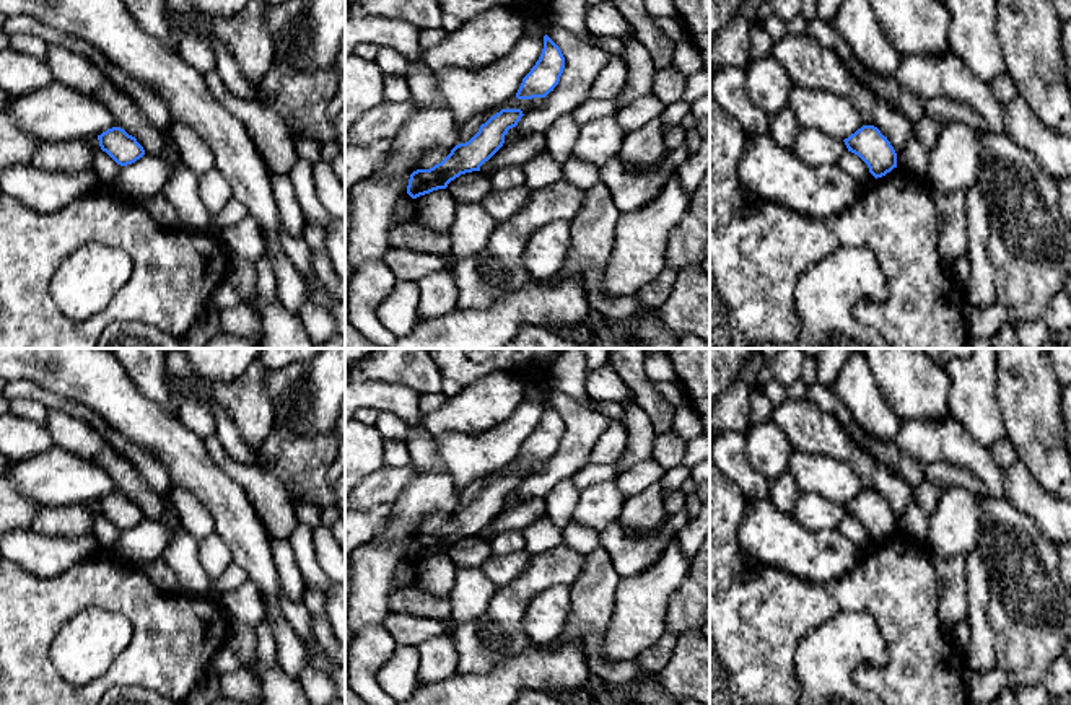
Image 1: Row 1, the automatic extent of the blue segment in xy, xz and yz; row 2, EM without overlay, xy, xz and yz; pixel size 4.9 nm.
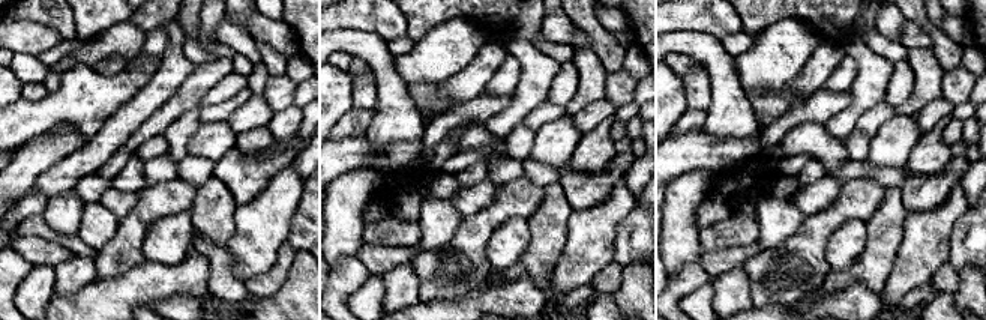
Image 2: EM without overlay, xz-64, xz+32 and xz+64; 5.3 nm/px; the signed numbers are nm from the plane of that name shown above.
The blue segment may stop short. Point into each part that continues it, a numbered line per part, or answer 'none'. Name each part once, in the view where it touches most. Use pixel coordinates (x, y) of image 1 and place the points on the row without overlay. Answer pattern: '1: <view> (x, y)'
none

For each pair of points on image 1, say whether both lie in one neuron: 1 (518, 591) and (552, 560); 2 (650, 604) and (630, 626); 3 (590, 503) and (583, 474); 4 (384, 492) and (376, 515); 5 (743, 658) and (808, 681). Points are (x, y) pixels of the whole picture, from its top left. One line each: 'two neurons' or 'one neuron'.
1: one neuron
2: one neuron
3: two neurons
4: two neurons
5: two neurons

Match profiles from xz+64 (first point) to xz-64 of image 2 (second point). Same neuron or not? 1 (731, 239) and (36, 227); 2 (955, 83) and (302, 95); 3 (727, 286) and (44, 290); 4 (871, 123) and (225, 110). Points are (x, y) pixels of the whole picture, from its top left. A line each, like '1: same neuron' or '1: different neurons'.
1: same neuron
2: different neurons
3: different neurons
4: same neuron

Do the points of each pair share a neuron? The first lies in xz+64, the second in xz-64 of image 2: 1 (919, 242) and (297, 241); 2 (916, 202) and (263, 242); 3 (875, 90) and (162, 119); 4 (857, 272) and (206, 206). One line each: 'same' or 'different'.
1: different
2: different
3: same
4: same

